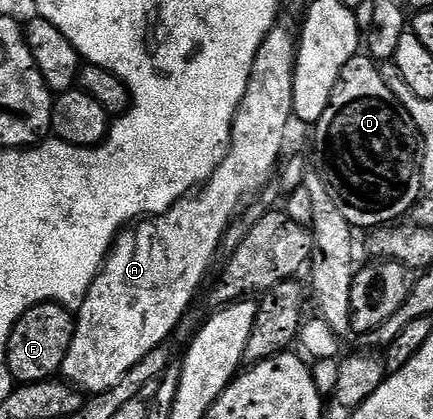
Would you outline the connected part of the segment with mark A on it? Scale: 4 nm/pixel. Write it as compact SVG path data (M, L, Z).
M283 24L273 27L269 36L265 36L261 48L257 48L257 60L253 60L253 72L249 76L247 91L235 113L231 147L227 149L225 160L221 160L217 172L198 190L173 204L173 208L140 221L134 228L122 231L115 239L102 270L93 280L83 303L77 307L75 335L69 344L69 352L61 371L62 377L72 386L88 395L100 394L113 388L113 384L117 384L117 380L121 380L121 376L125 376L125 372L129 372L129 368L133 368L141 356L149 356L149 352L164 345L168 341L166 338L186 316L203 277L210 272L211 265L215 262L215 253L220 253L225 232L244 209L243 201L250 194L257 193L274 174L276 177L277 167L284 157L283 141L287 138L287 129L293 126L296 49L297 38L294 33L291 35L289 27Z

